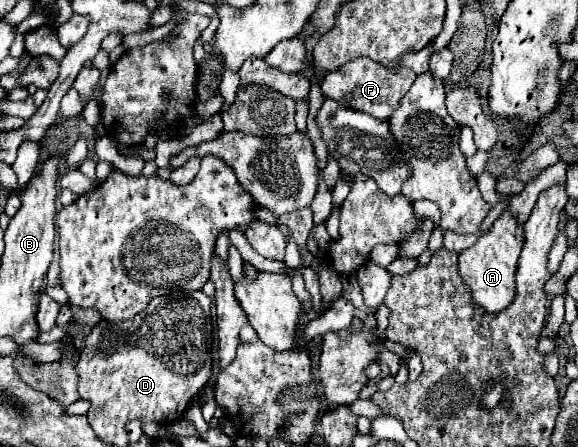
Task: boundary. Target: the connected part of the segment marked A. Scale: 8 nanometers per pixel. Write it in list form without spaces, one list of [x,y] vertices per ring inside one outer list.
[[[506,212],[494,222],[492,230],[478,240],[476,246],[460,252],[458,270],[462,274],[462,280],[466,282],[466,286],[470,286],[474,302],[482,306],[486,312],[498,314],[512,304],[516,296],[514,278],[522,246],[524,246],[524,224],[520,224],[512,212]]]

